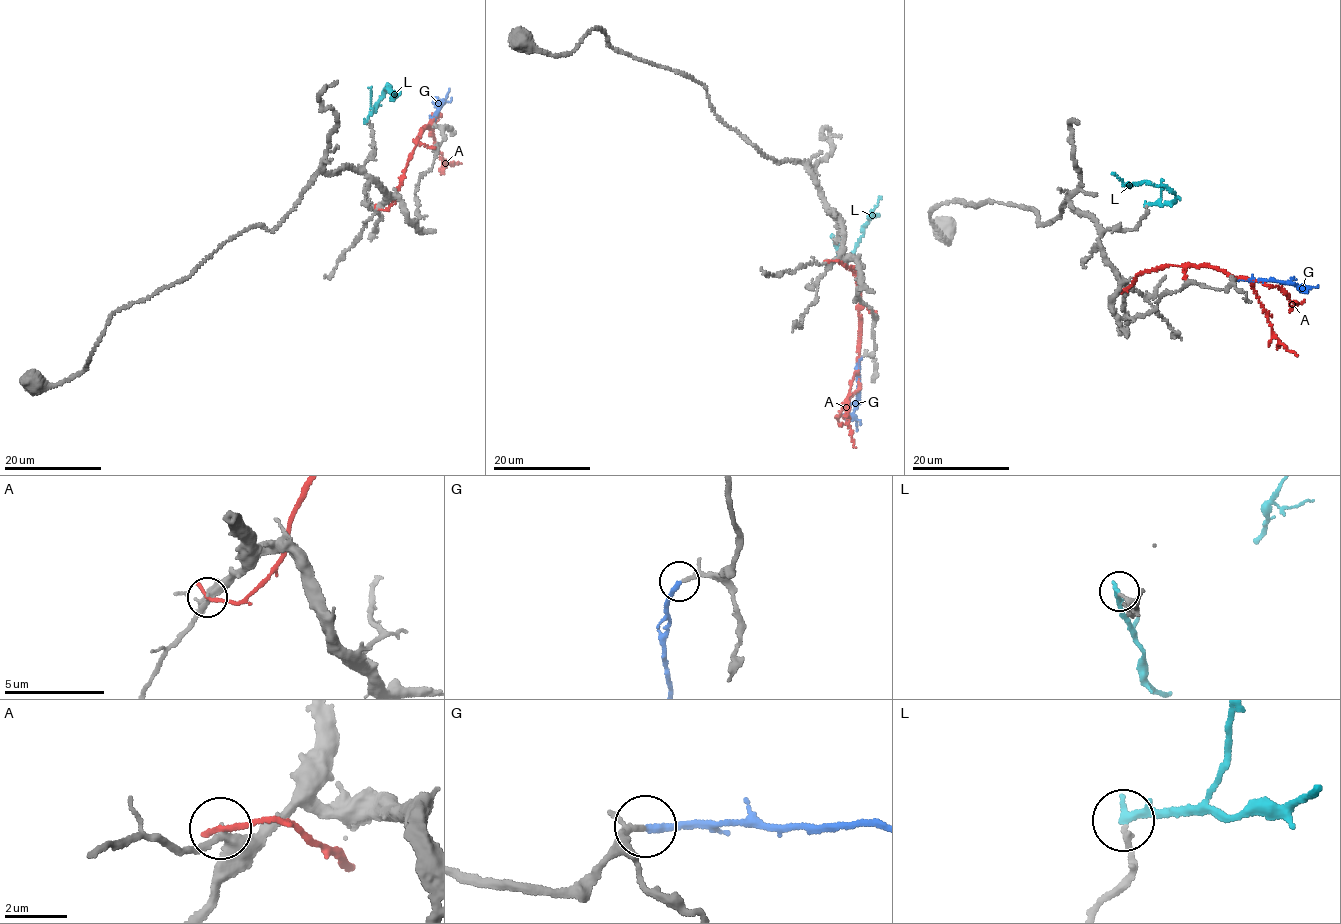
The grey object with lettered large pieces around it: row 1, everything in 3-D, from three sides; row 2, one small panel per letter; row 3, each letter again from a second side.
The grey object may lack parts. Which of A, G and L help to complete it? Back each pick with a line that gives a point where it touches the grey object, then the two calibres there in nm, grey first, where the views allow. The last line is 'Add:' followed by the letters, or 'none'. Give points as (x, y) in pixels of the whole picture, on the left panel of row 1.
G: Touches grey at (433, 126). Thickness 130 nm (grey) against 240 nm
Add: G

